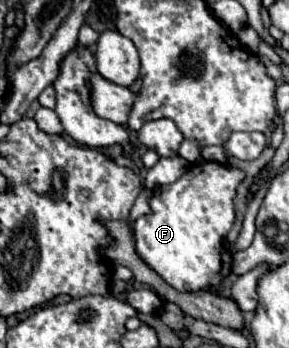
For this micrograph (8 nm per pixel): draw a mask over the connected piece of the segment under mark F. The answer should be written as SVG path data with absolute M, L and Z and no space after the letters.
M196 162L176 182L158 186L150 198L150 214L140 216L134 224L136 252L140 258L180 292L196 292L206 286L218 288L220 280L230 274L230 254L222 250L222 238L234 224L234 196L244 178L246 174L238 168L226 168L218 162Z

